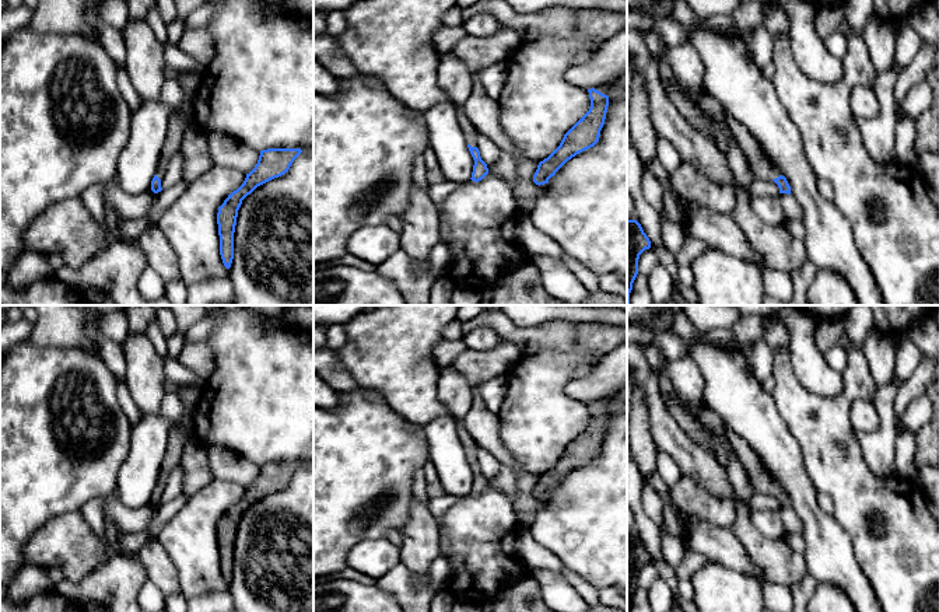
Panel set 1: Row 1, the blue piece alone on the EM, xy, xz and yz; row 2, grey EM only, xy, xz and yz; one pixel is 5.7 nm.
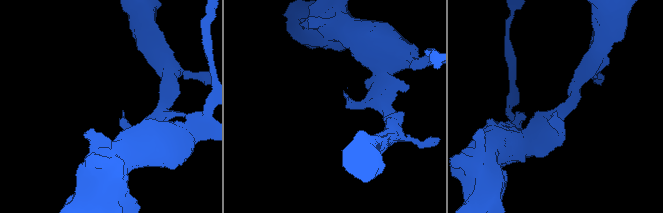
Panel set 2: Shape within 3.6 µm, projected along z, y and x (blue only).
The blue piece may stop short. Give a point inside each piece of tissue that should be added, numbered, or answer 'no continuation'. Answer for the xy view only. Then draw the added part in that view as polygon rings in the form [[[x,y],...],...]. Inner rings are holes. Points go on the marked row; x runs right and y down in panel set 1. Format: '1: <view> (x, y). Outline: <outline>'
1: xy (178, 123). Outline: [[[178,73],[176,81],[185,92],[185,99],[178,105],[176,112],[169,118],[169,123],[167,126],[167,136],[155,172],[160,179],[162,179],[169,160],[181,150],[183,133],[190,126],[188,122],[188,112],[192,109],[195,92],[200,80],[199,74]]]

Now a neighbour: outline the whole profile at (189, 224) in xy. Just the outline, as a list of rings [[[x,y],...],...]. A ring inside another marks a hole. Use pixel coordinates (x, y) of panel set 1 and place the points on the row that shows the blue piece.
[[[213,165],[189,182],[160,217],[157,227],[178,253],[178,266],[186,286],[228,276],[220,255],[217,213],[245,178],[246,174],[239,169]]]

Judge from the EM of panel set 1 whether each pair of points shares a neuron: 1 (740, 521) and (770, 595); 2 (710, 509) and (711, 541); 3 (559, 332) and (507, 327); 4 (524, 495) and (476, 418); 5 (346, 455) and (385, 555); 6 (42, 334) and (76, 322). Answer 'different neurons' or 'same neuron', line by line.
1: different neurons
2: different neurons
3: same neuron
4: same neuron
5: different neurons
6: same neuron

